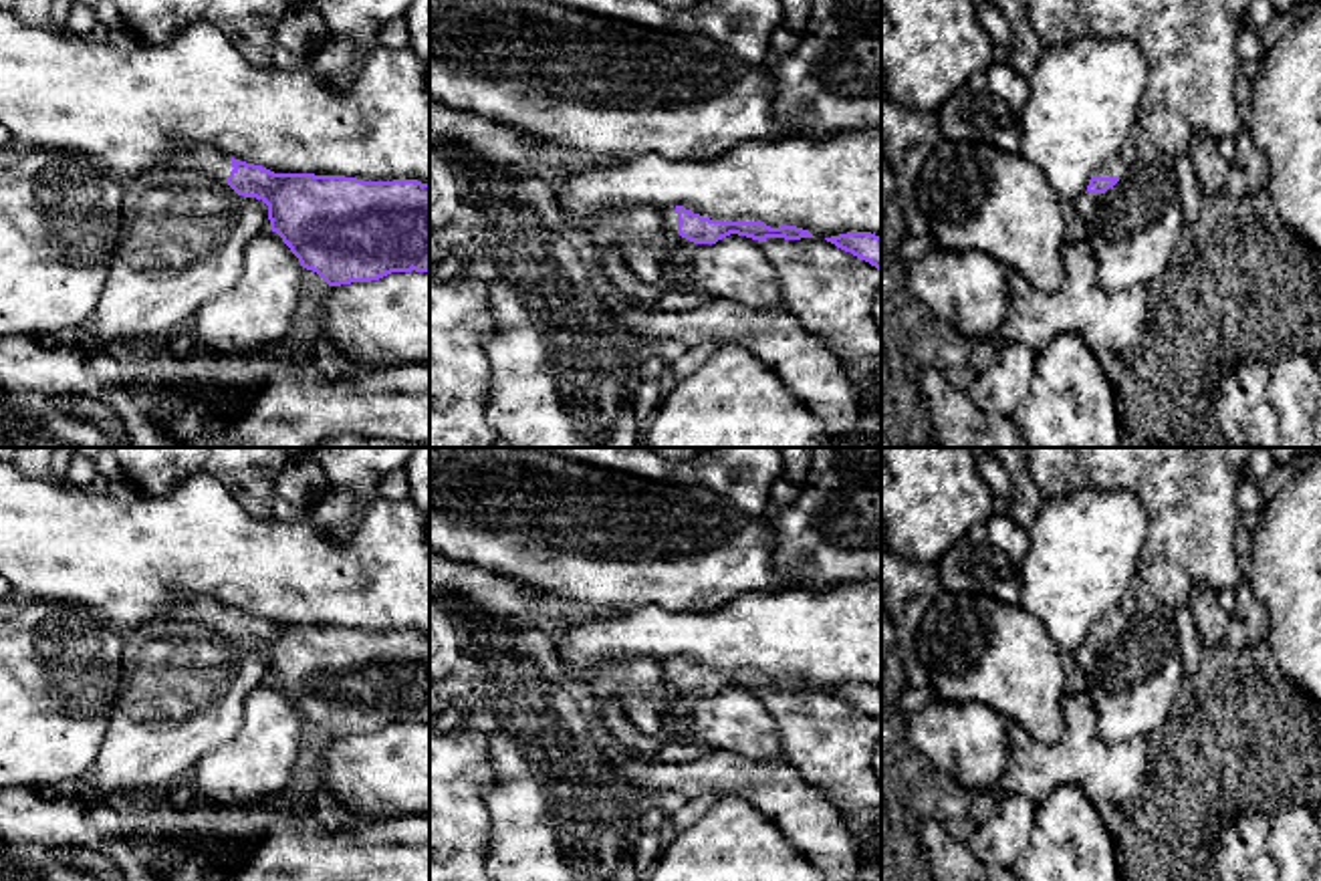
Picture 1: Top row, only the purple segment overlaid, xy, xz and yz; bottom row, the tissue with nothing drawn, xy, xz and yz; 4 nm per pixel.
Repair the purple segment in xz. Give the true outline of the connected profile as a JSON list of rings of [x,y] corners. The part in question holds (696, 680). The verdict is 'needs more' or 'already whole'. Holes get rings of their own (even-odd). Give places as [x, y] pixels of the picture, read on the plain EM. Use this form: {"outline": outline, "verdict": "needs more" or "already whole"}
{"outline": [[[684,657],[668,659],[664,663],[664,679],[672,685],[680,685],[682,689],[694,696],[716,696],[718,691],[730,685],[746,687],[758,694],[766,689],[785,689],[785,691],[815,689],[809,681],[797,677],[770,679],[764,673],[710,671],[686,661]]], "verdict": "needs more"}

